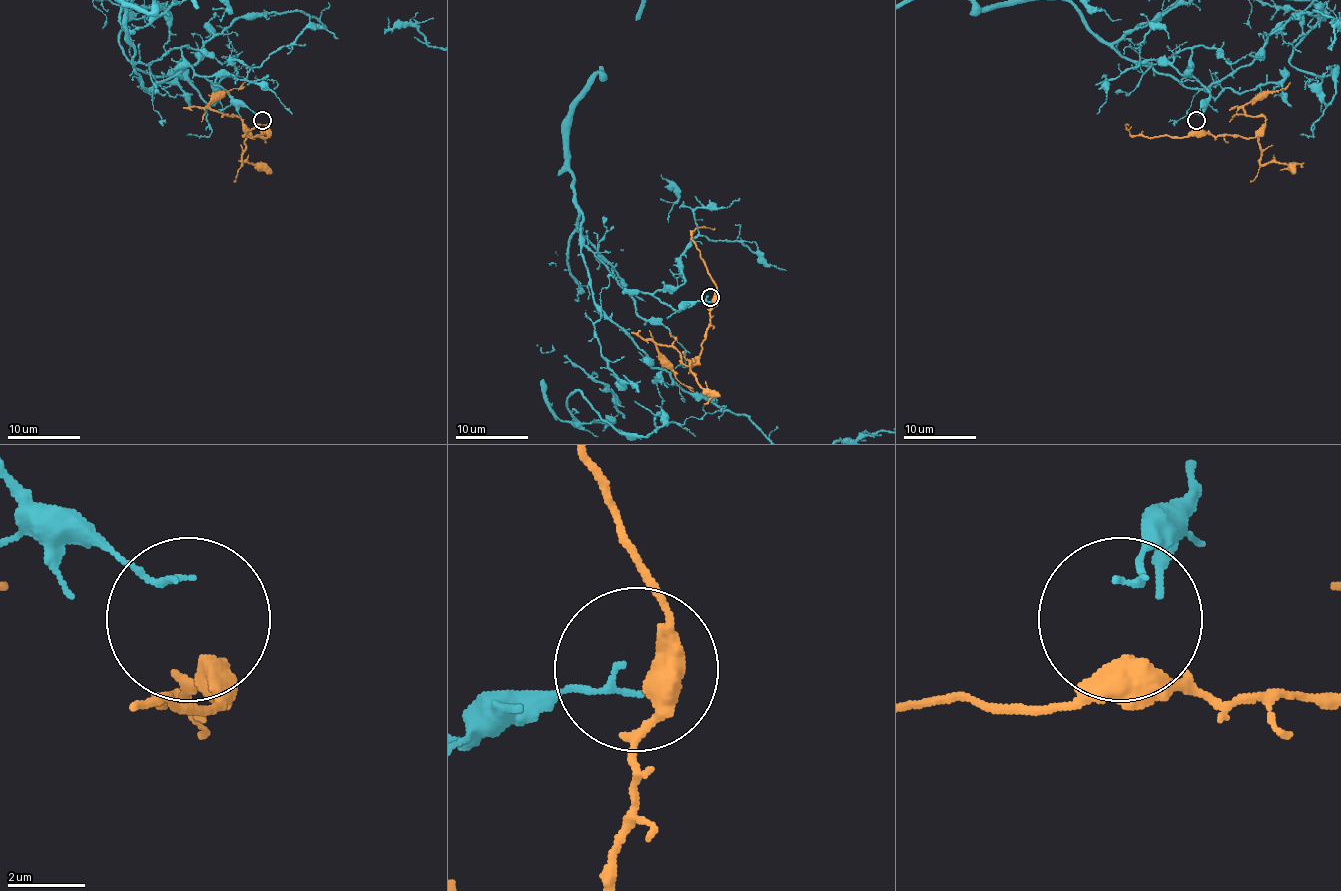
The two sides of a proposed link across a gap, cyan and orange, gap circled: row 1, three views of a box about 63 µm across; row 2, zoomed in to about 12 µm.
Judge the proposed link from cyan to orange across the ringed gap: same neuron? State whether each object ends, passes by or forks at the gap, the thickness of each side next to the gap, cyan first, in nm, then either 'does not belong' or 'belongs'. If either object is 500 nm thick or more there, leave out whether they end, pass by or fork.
130/600 nm | belongs

